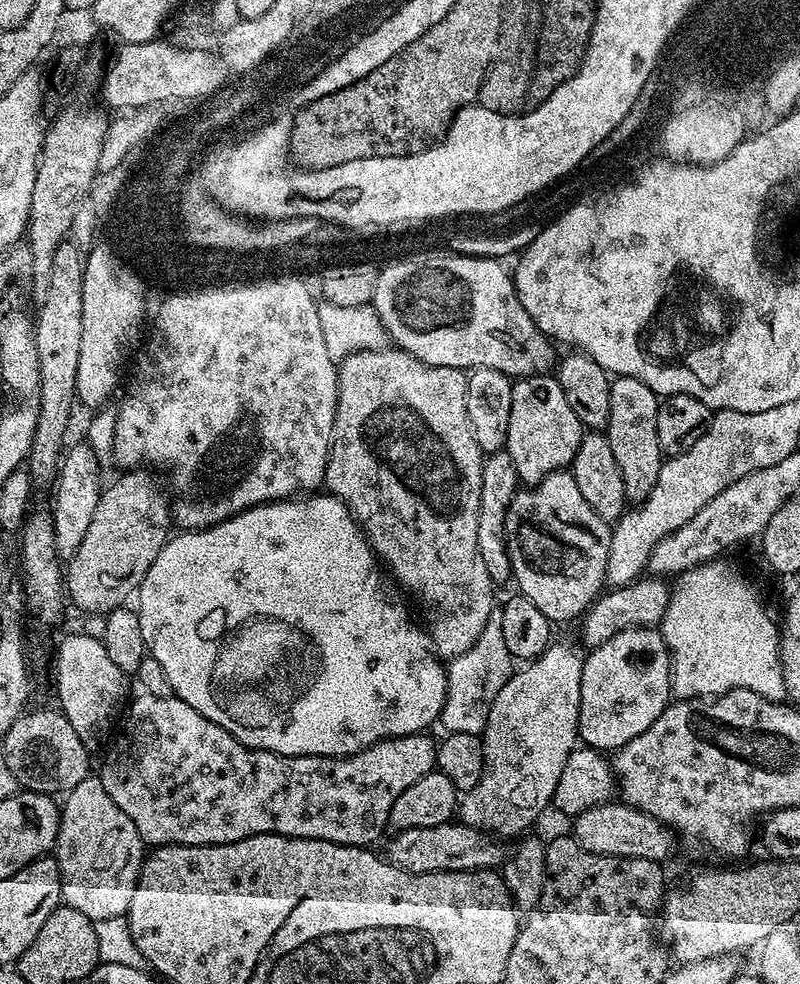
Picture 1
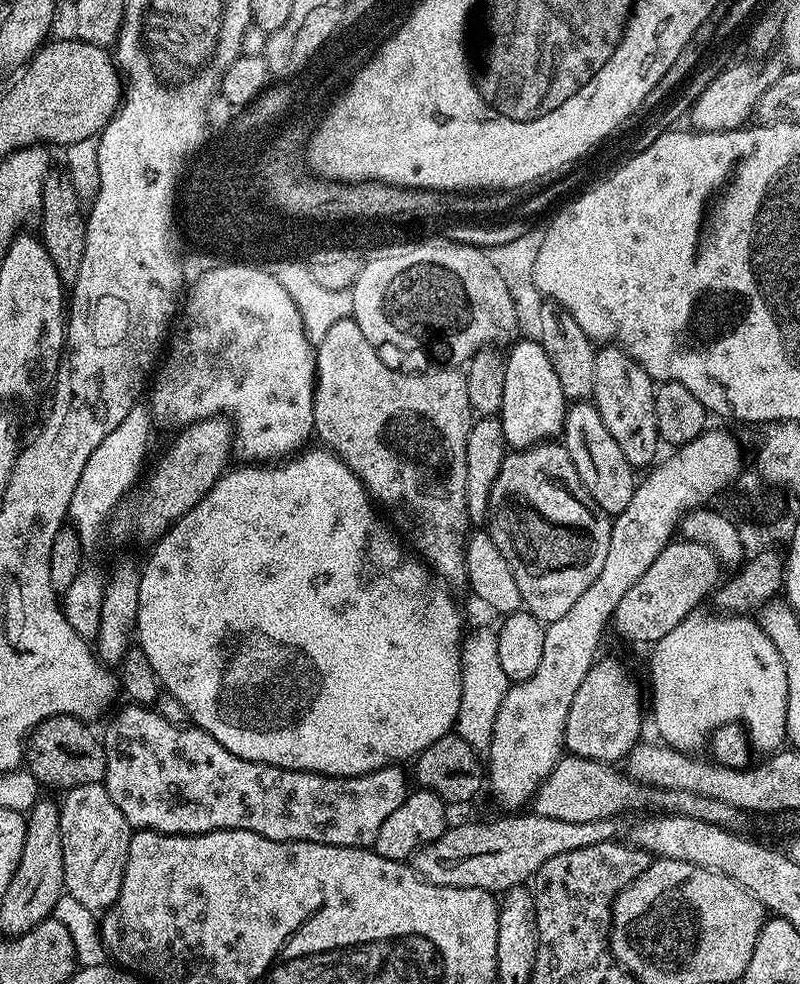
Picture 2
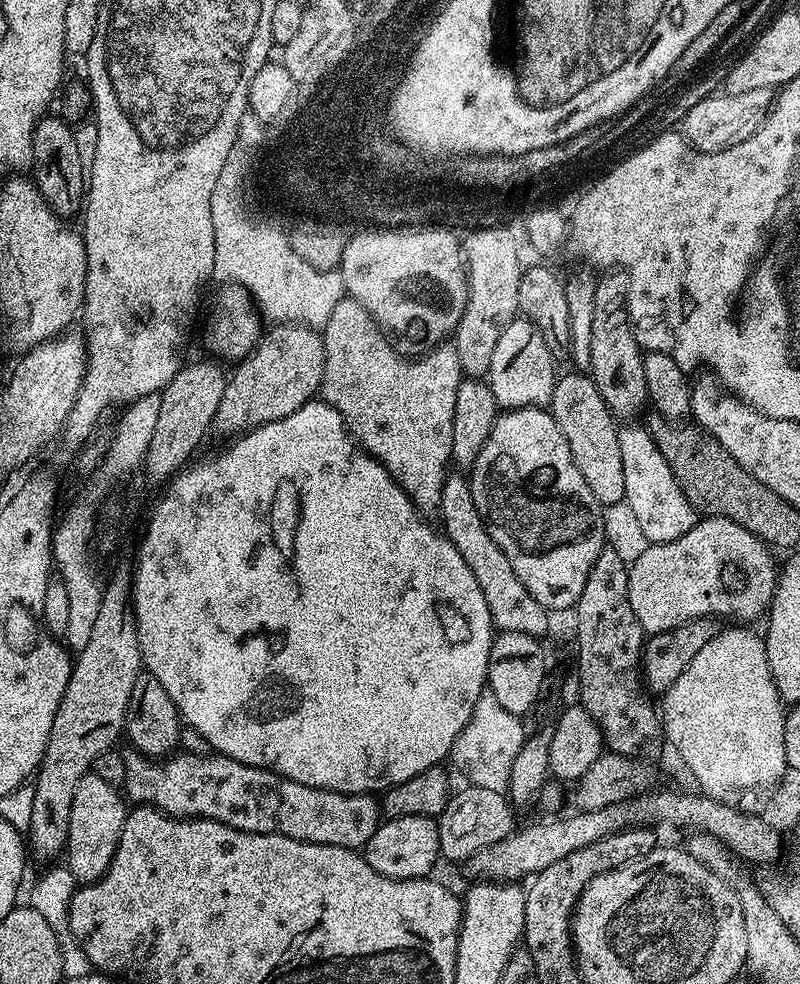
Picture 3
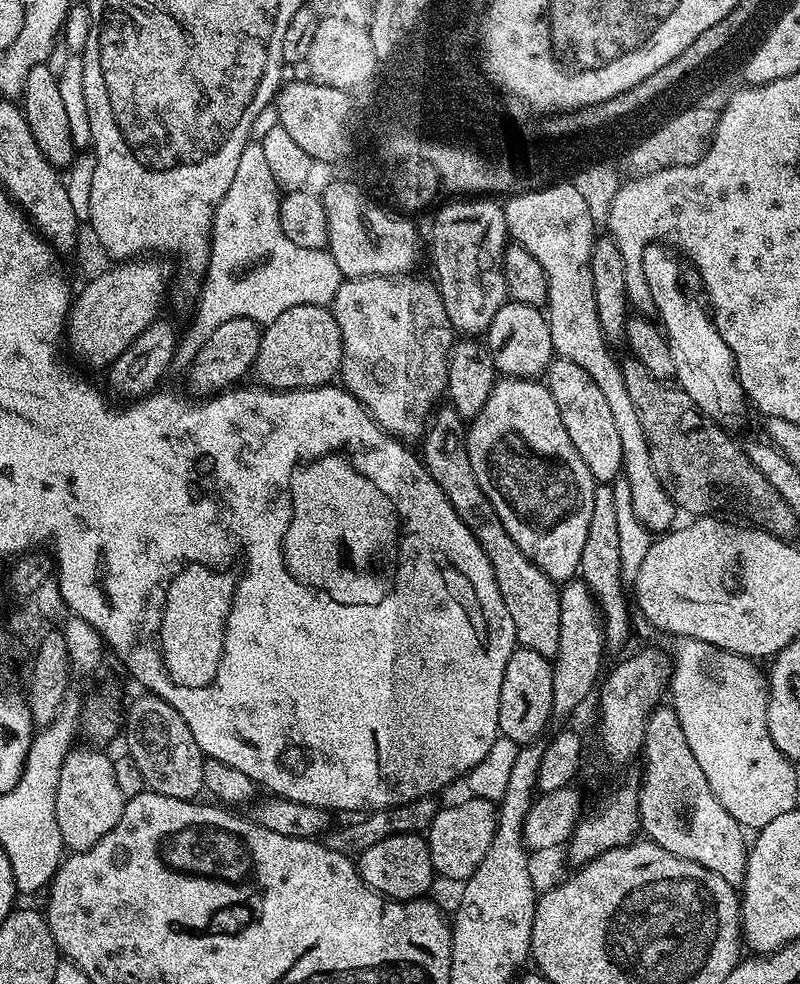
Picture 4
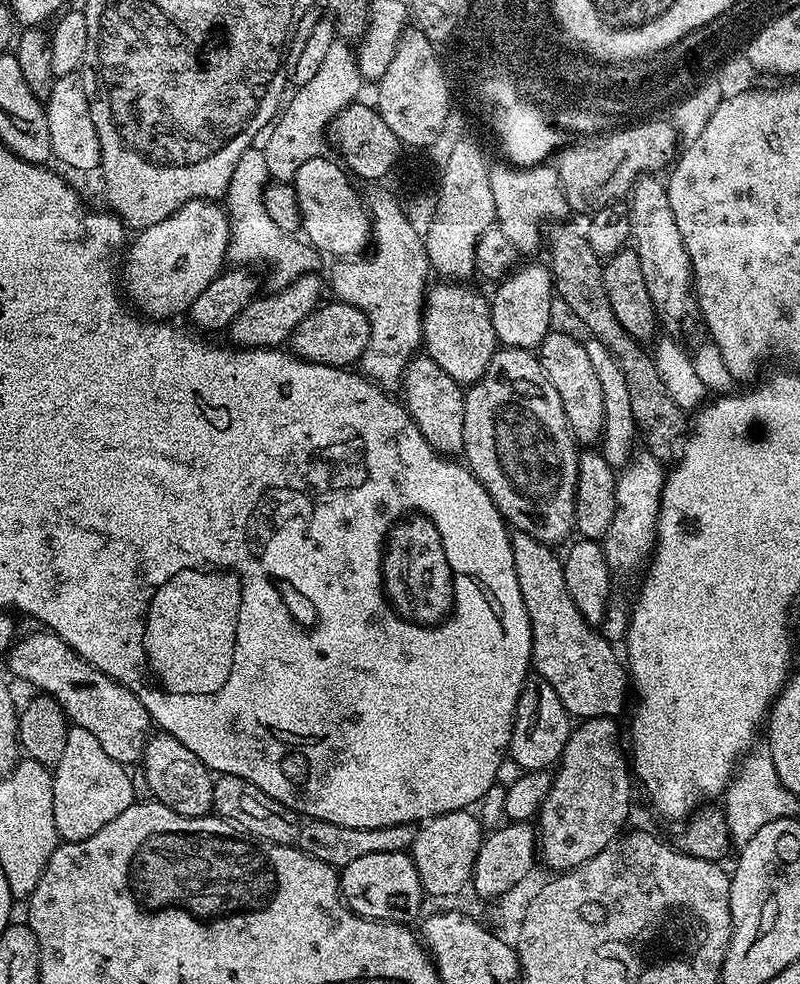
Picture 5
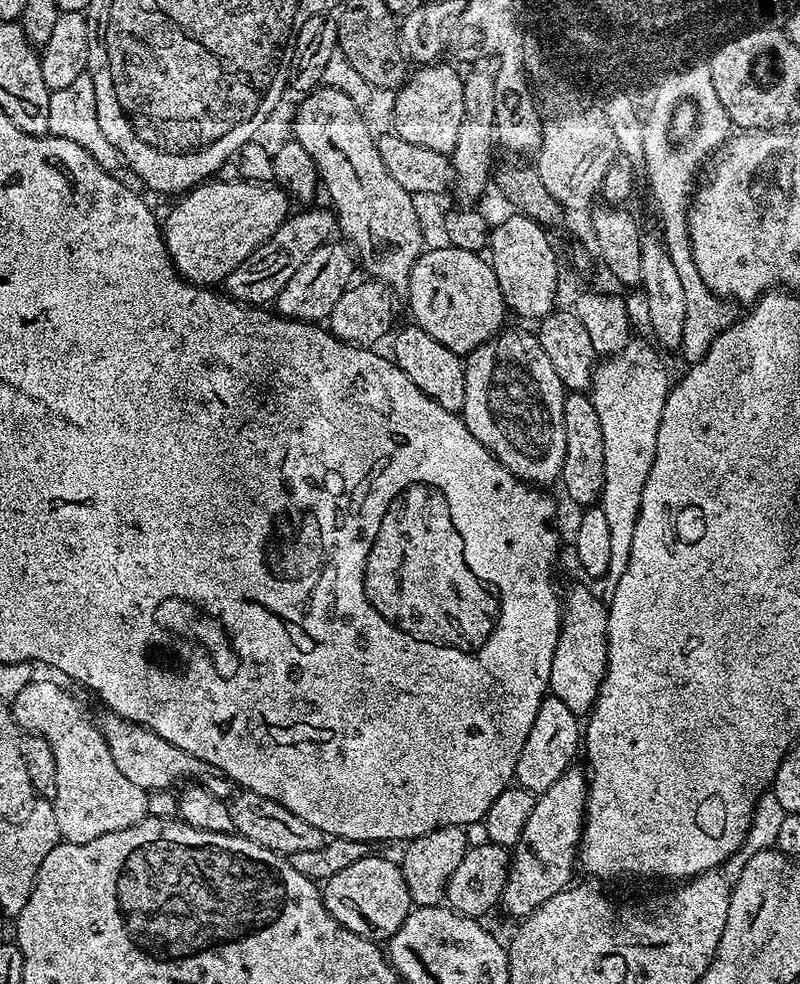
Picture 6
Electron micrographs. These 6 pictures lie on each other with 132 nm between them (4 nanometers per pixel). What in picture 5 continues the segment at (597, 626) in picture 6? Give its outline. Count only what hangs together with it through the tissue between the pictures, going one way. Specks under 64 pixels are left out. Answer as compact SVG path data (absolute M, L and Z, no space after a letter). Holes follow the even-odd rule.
M513 531L512 553L514 554L514 570L518 574L518 590L522 590L522 602L526 602L526 614L530 618L532 631L532 663L535 675L549 682L555 694L561 699L568 714L578 720L589 720L599 716L619 717L624 703L630 700L630 673L623 663L616 661L613 641L605 640L593 625L582 618L578 606L574 606L574 598L570 598L570 590L566 588L564 562L547 544L530 538L530 534Z

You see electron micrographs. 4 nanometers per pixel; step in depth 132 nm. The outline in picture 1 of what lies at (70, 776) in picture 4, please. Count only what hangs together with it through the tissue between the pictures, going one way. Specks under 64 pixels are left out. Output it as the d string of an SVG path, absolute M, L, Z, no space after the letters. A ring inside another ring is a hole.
M89 774L84 781L66 792L60 812L60 834L56 839L54 859L60 865L60 894L63 903L69 908L86 914L93 922L123 917L134 898L136 884L140 880L140 870L144 866L146 841L138 834L134 822L118 810L114 798L106 794L99 775Z

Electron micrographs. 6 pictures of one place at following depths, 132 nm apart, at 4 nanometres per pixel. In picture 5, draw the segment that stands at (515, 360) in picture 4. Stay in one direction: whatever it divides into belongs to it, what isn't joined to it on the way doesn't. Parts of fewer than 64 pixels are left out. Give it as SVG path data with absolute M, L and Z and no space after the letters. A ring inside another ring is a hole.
M543 263L526 264L495 285L496 293L490 296L492 321L496 339L503 347L536 350L553 327L554 285L551 271Z

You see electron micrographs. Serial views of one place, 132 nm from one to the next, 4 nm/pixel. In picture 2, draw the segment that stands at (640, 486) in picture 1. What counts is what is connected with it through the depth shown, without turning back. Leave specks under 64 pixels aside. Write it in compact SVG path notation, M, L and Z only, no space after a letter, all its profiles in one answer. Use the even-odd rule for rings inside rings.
M604 346L597 351L594 362L594 390L591 399L595 403L598 414L602 414L602 422L606 422L606 430L610 430L610 438L618 442L622 454L626 454L626 462L630 462L636 470L644 467L647 469L657 459L656 447L661 447L662 444L658 434L658 422L654 418L655 397L654 381L646 374L646 370L642 370L639 360L632 360L630 354L619 346Z

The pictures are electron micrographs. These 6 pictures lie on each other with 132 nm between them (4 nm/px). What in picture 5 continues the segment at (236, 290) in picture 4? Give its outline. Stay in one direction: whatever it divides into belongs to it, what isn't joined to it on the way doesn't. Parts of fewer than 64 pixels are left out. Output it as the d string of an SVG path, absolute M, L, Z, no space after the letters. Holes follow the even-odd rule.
M253 146L246 149L231 175L230 186L224 195L224 208L229 215L231 240L228 243L228 260L235 265L252 266L266 260L272 268L275 287L284 287L300 276L311 275L318 269L319 252L307 241L279 229L266 212L264 187L270 174L263 149Z

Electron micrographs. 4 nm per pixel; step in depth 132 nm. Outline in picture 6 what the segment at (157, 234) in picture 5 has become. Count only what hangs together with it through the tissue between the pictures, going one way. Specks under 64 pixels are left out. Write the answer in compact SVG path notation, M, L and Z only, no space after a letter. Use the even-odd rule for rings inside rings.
M215 178L209 179L203 184L196 185L190 192L185 192L179 197L180 204L176 204L168 212L168 217L162 220L162 235L164 237L164 245L168 251L168 259L171 260L173 266L176 267L177 273L183 276L189 284L198 284L201 286L219 285L234 270L234 266L238 266L242 262L246 262L246 258L258 246L262 246L274 234L274 230L278 230L278 226L284 223L290 215L290 197L283 188L279 186L269 186L266 184L249 184L241 179L234 181L222 181Z

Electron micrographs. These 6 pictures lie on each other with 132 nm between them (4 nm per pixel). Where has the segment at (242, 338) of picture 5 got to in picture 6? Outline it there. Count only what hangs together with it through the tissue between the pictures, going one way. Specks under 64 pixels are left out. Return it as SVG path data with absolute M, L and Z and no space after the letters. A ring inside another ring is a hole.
M329 242L324 244L291 277L286 286L276 296L274 308L279 315L290 319L300 320L303 324L320 324L327 321L332 315L338 298L353 283L352 275L358 272L358 264L354 259L354 253L347 243Z

